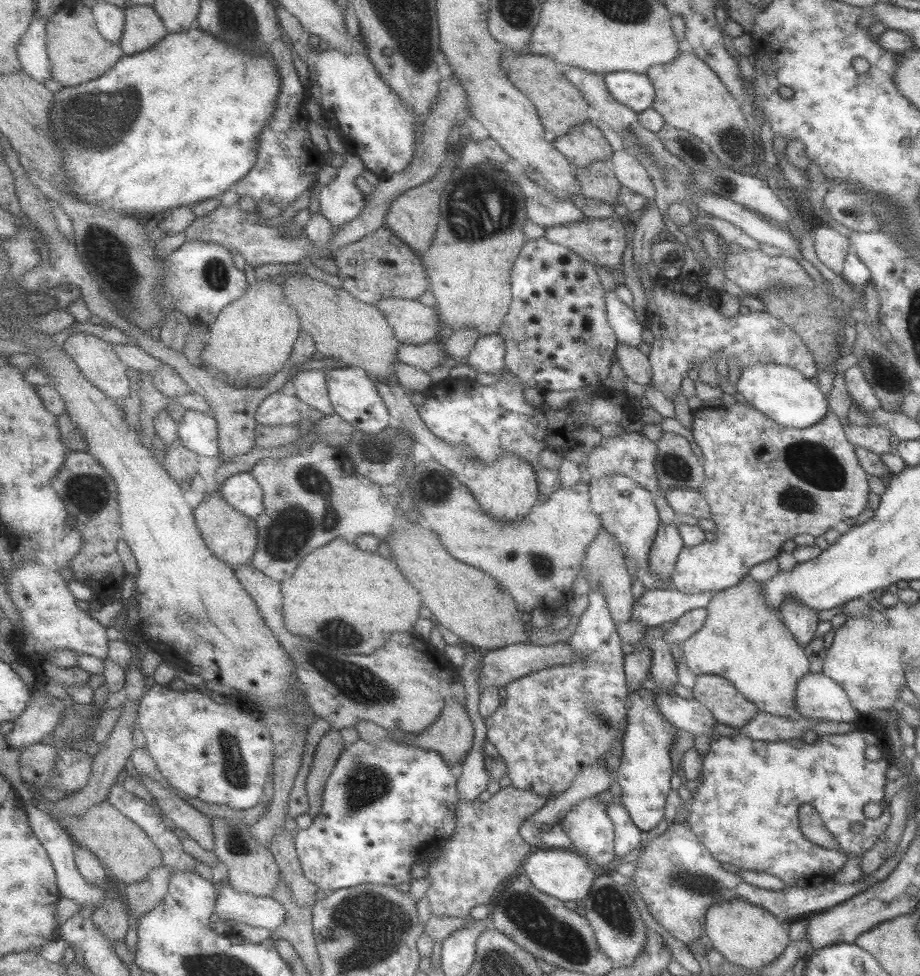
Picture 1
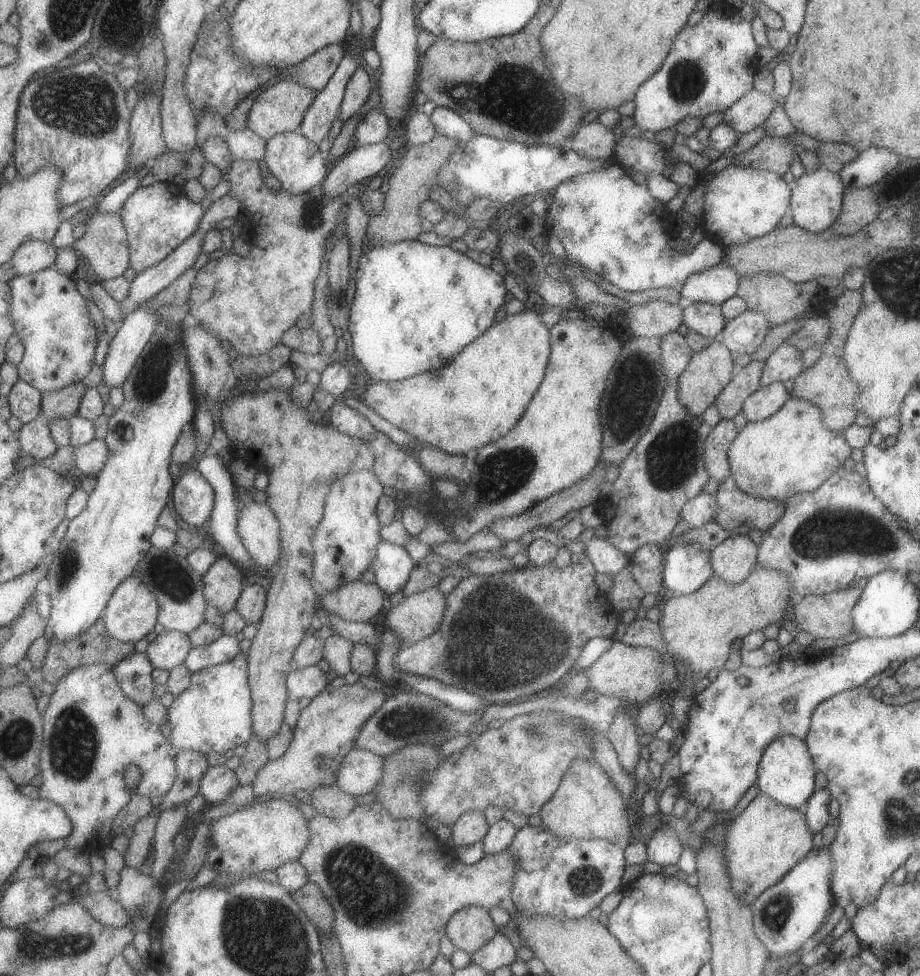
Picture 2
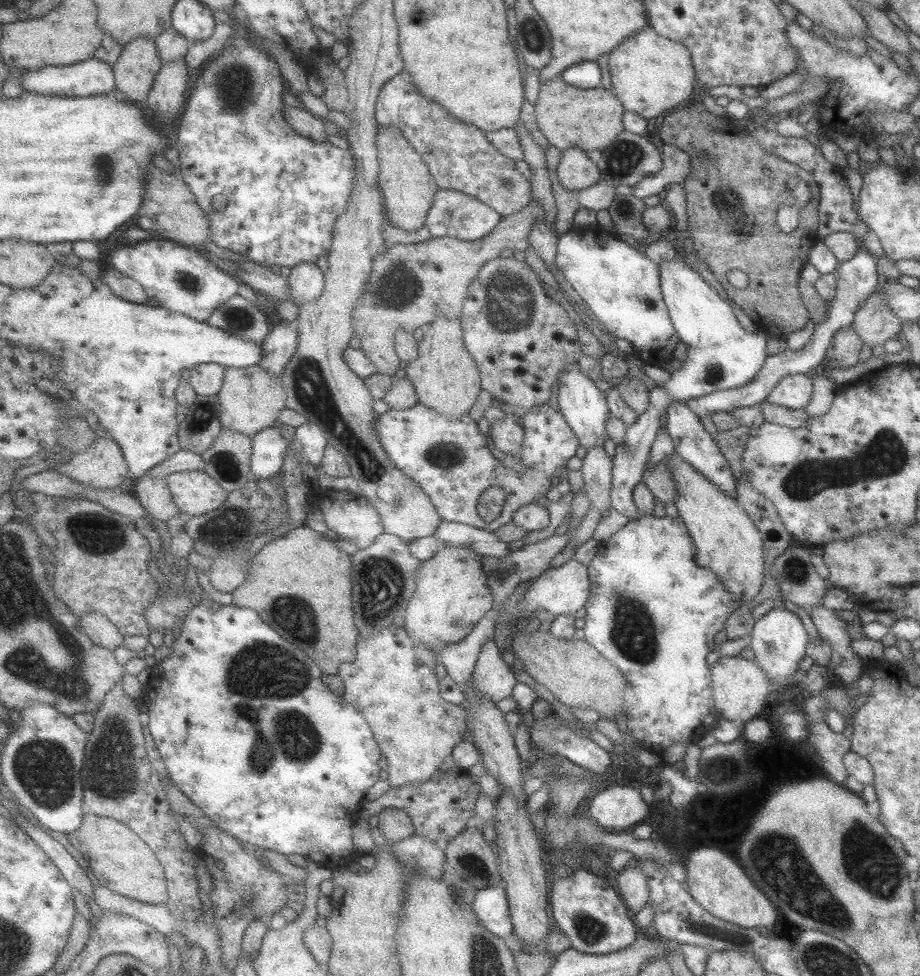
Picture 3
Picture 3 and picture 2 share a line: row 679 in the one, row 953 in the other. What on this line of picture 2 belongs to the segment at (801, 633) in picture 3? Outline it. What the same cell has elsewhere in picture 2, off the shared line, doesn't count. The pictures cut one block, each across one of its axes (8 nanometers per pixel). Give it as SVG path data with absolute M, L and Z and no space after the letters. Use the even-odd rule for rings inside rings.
M822 846L810 854L774 886L761 892L749 906L755 937L763 944L771 959L791 955L809 939L825 919L828 909L837 901L830 892L830 855Z

